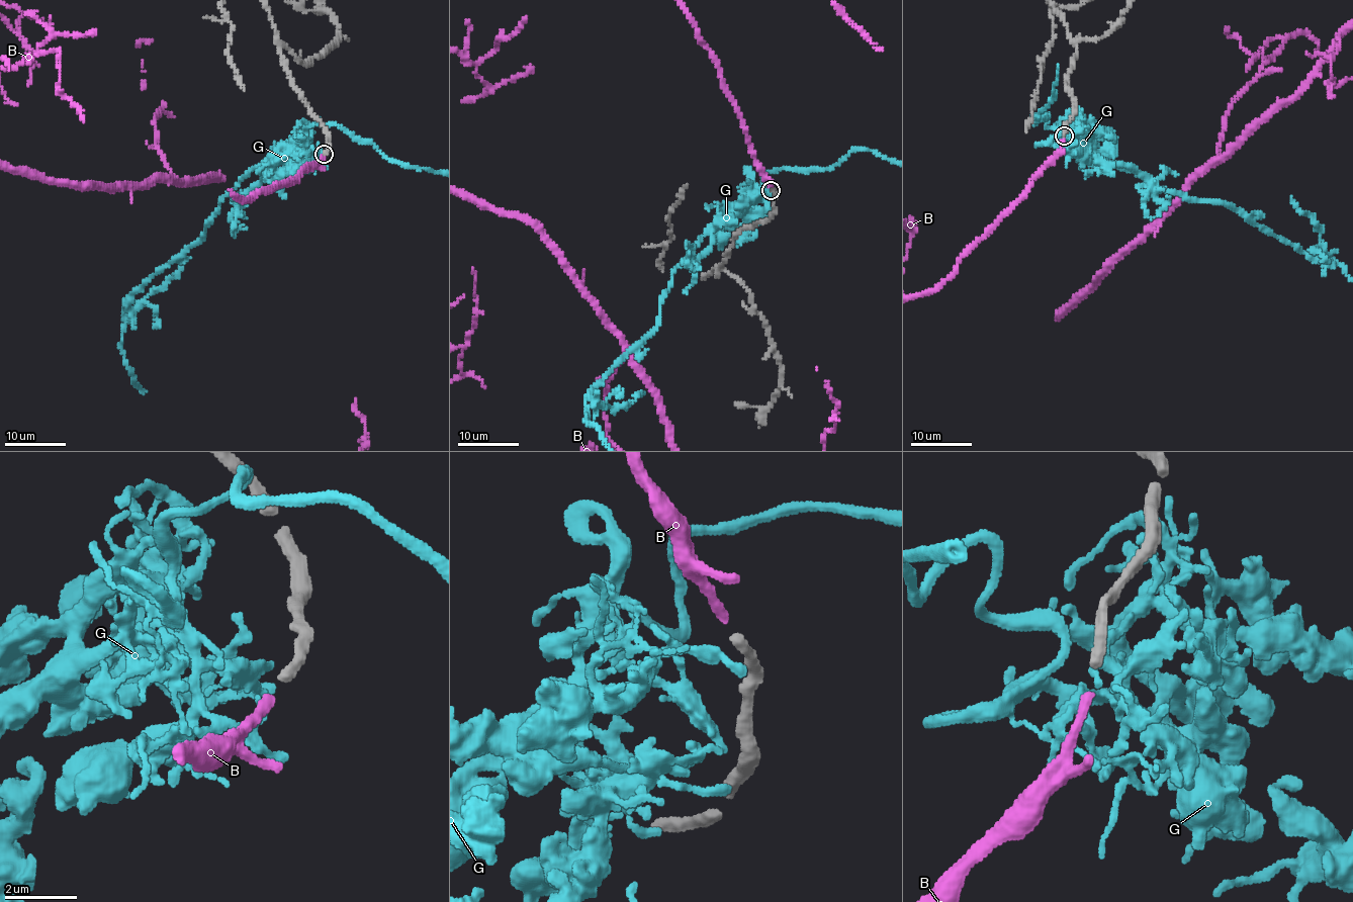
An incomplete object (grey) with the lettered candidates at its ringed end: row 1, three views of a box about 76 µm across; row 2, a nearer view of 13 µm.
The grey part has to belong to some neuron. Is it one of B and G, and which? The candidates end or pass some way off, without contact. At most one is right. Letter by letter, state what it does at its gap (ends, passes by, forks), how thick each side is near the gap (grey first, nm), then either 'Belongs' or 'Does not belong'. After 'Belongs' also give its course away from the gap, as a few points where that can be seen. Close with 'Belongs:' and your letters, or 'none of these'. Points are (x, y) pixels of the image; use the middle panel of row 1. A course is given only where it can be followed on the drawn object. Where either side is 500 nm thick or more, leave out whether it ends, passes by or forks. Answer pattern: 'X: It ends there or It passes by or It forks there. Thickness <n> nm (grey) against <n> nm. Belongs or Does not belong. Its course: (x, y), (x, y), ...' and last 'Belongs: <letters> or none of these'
B: It ends there. Thickness 280 nm (grey) against 260 nm. Belongs
G: It ends there. Thickness 280 nm (grey) against 160 nm. Does not belong
Belongs: B

